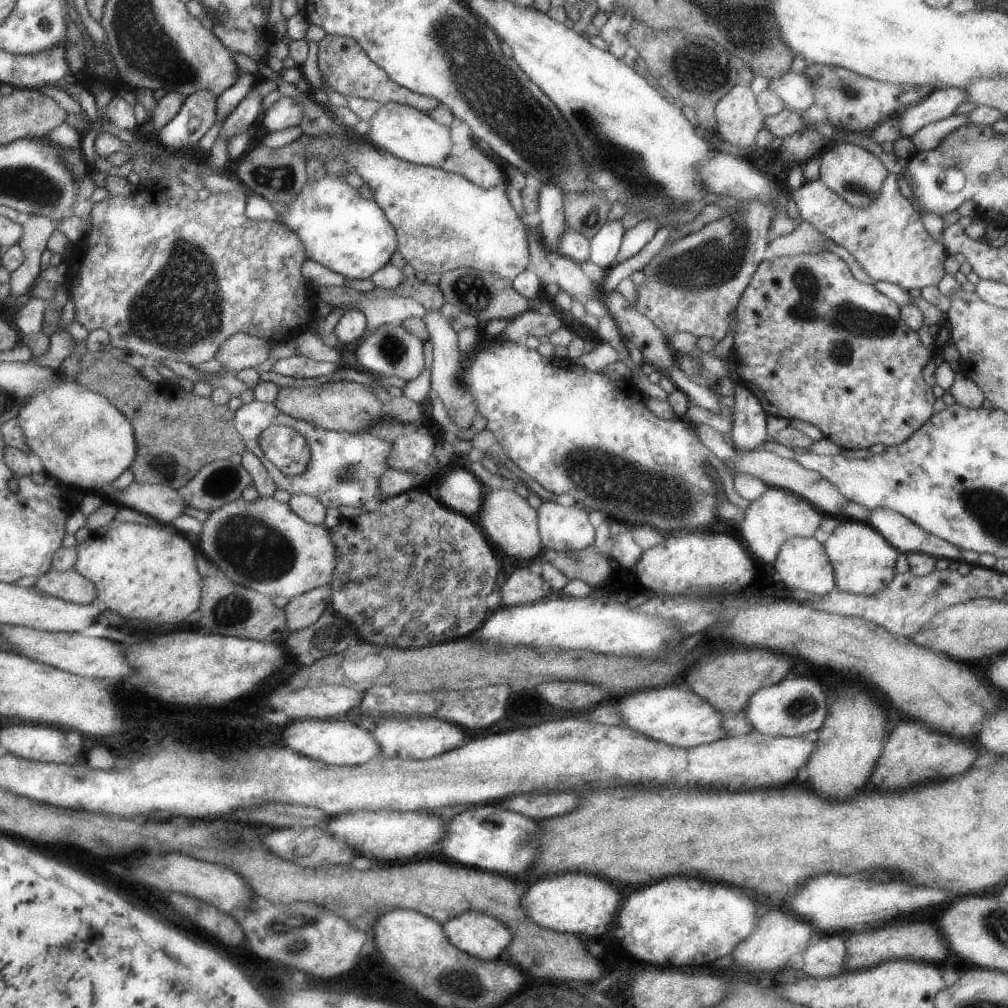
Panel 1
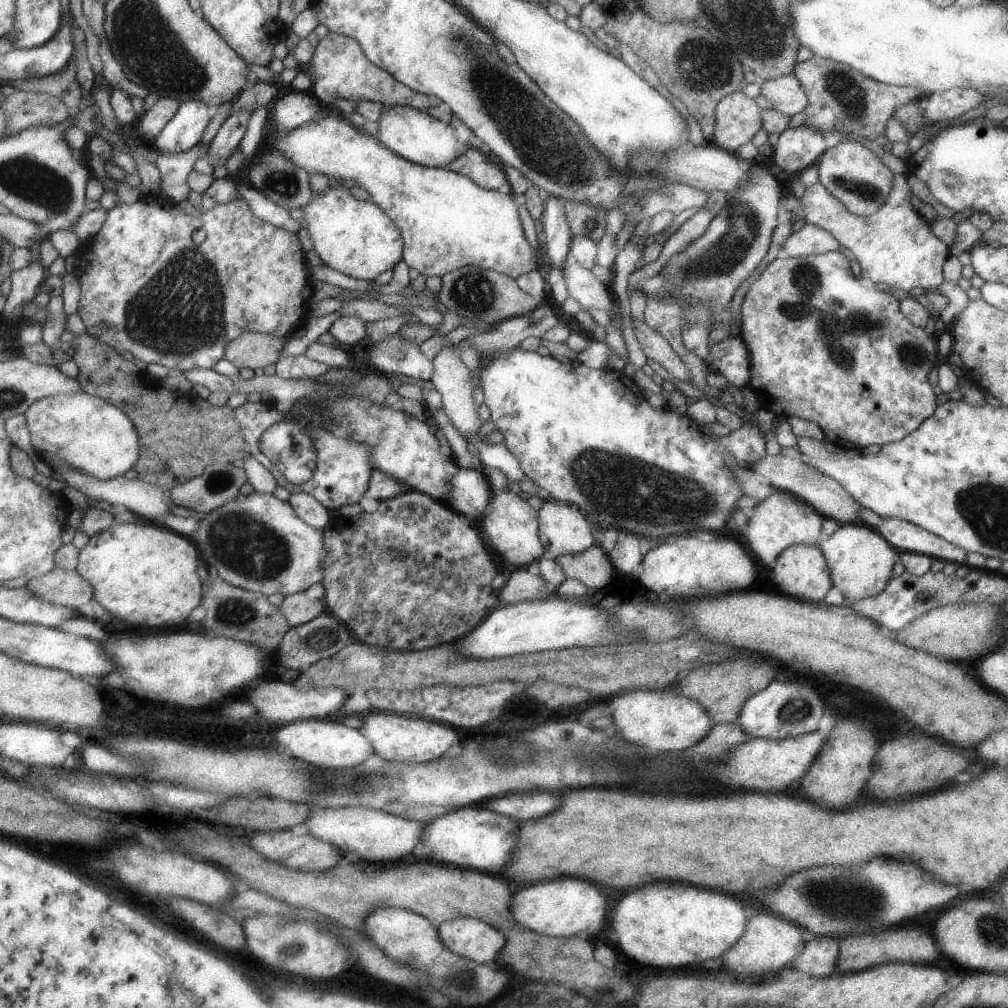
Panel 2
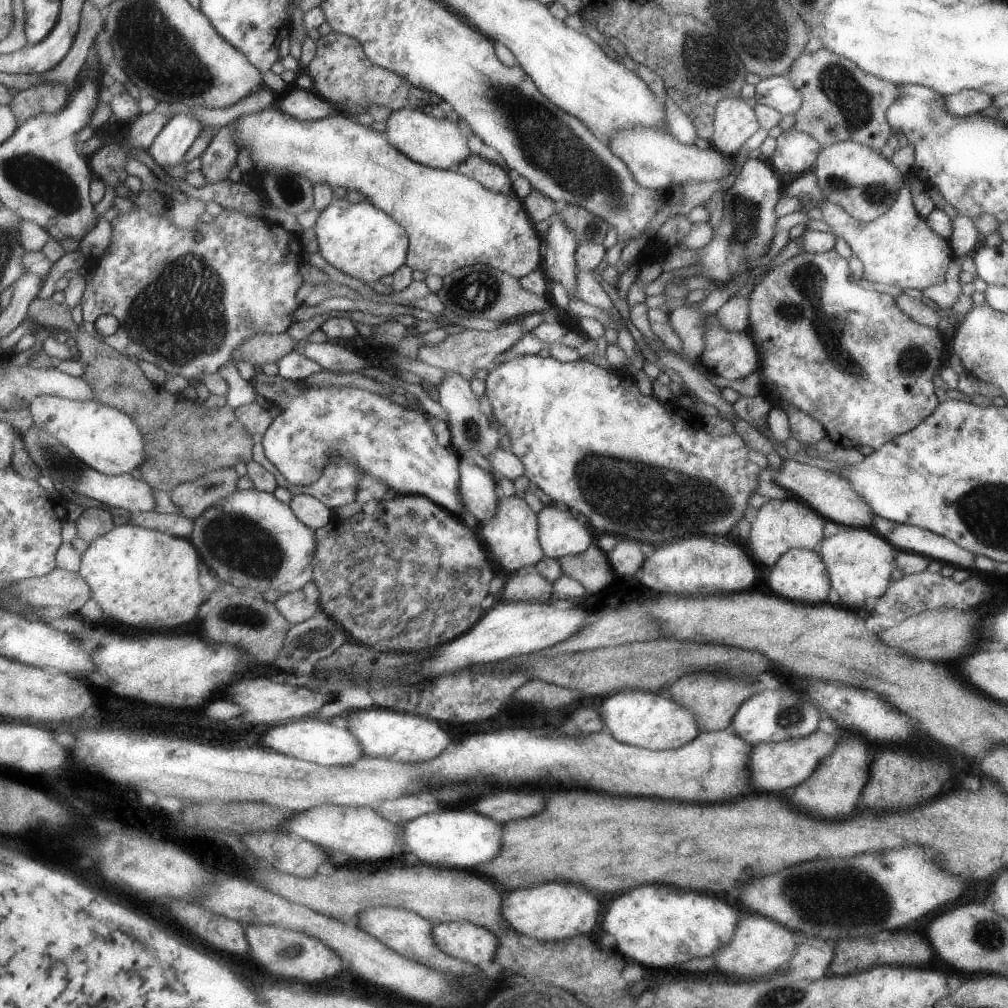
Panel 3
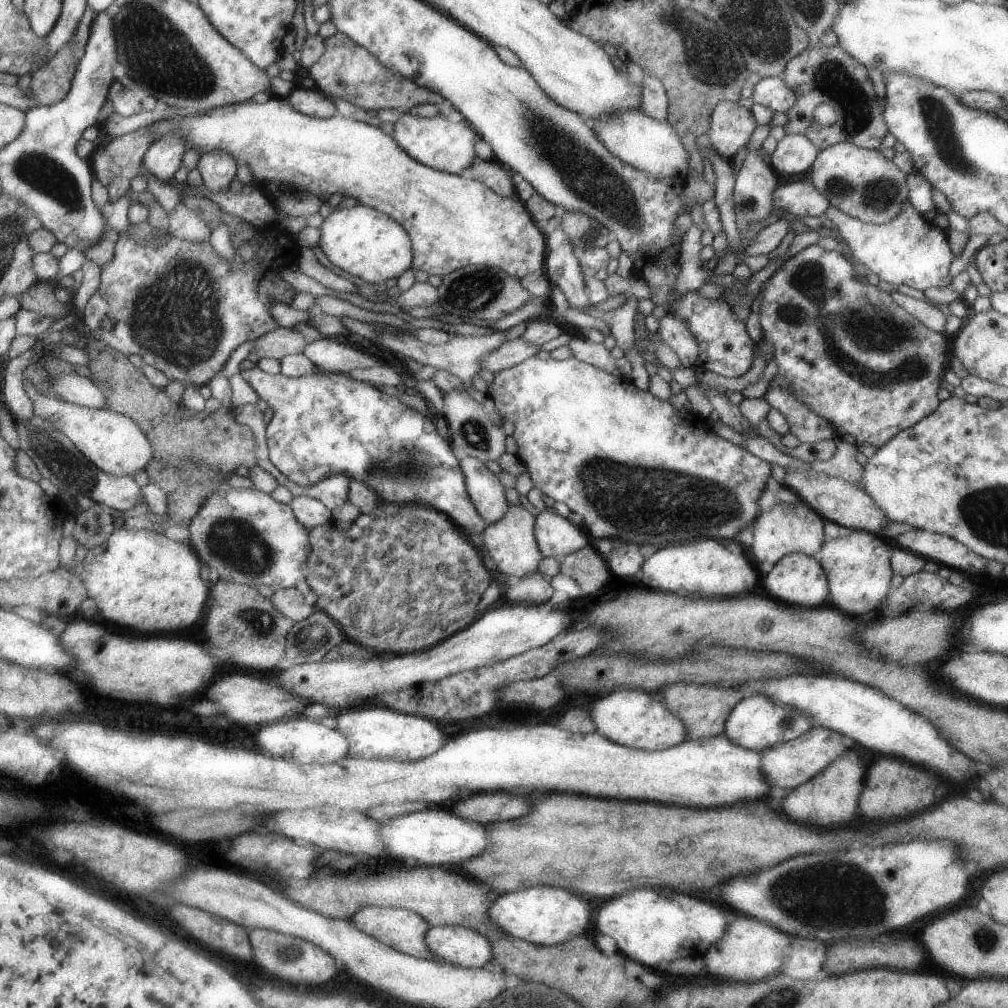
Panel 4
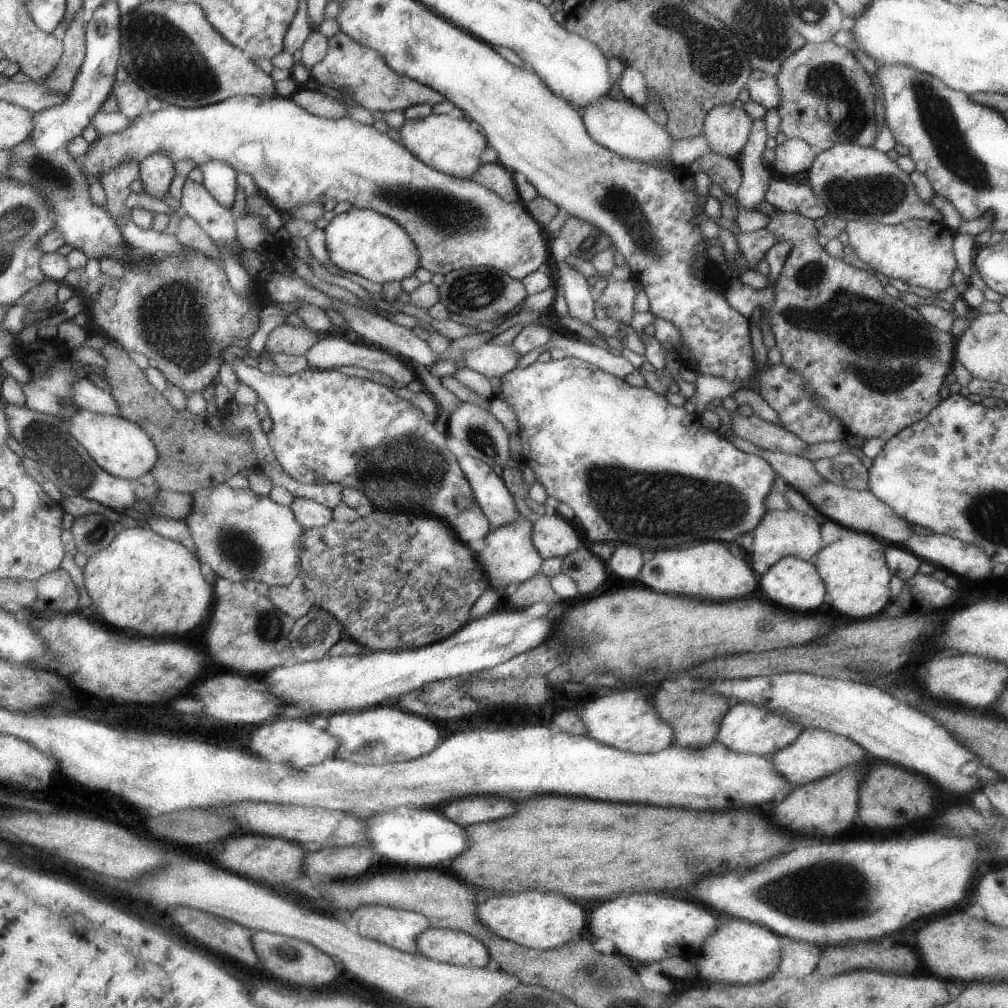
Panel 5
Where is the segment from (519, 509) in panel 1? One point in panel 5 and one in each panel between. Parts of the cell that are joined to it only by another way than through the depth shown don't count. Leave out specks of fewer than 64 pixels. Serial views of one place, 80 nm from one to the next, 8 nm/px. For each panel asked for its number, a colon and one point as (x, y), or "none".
2: (511, 527)
3: (511, 537)
4: (511, 549)
5: (508, 556)

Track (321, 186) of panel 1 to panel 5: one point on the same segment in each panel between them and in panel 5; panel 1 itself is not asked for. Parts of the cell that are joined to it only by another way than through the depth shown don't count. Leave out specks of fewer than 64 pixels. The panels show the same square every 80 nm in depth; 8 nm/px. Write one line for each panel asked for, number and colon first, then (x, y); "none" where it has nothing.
2: (355, 238)
3: (361, 241)
4: (362, 241)
5: (362, 241)

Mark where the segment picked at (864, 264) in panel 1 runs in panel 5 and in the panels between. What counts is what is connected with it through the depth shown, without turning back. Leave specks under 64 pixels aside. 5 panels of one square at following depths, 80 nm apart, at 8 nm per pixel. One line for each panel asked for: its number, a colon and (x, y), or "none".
2: (894, 246)
3: (897, 248)
4: (910, 250)
5: (919, 253)

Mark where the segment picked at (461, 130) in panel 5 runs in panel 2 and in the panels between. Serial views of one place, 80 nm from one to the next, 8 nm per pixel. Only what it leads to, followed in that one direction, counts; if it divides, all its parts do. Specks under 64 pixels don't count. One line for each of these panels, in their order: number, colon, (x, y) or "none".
2: (413, 135)
3: (436, 143)
4: (441, 144)

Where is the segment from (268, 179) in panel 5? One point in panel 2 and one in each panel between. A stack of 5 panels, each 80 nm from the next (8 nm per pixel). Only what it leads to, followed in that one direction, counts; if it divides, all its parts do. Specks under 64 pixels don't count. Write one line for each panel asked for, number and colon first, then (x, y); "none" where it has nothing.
2: (445, 221)
3: (450, 221)
4: (451, 221)

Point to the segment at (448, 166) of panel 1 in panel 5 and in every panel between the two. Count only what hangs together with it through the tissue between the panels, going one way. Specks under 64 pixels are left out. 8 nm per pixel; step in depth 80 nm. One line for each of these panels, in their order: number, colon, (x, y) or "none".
2: (473, 163)
3: (493, 178)
4: (494, 176)
5: (494, 176)

